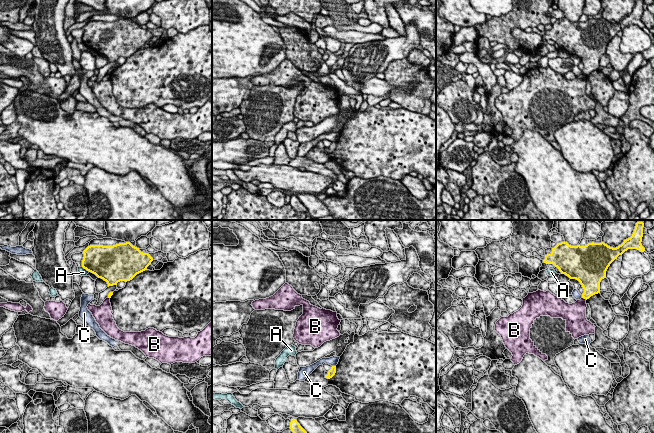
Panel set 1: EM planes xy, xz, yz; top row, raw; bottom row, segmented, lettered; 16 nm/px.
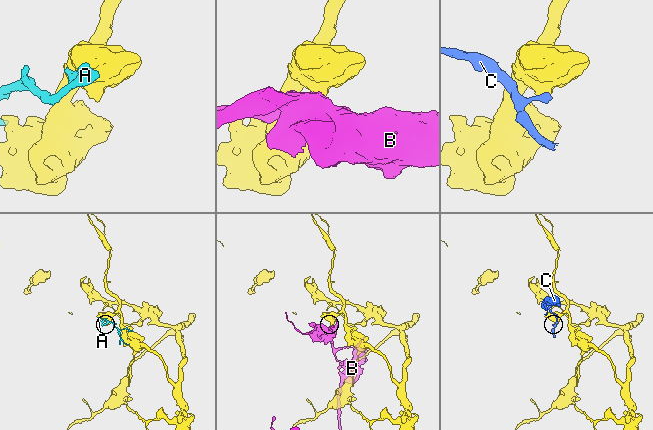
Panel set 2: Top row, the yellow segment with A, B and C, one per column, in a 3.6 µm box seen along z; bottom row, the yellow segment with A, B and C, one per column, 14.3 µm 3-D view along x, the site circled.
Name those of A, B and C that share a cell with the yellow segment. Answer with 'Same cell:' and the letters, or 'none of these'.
Same cell: none of these

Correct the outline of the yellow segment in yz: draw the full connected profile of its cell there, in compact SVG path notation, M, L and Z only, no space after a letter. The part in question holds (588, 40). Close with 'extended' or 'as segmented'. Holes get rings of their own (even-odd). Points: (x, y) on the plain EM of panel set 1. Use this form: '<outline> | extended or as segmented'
M636 0L632 12L616 24L604 18L588 19L585 22L571 22L567 18L557 19L550 30L543 36L546 40L553 40L561 50L570 55L576 55L584 65L582 74L589 75L600 69L600 58L606 54L606 47L610 40L628 25L644 28L642 22L644 0Z | as segmented

